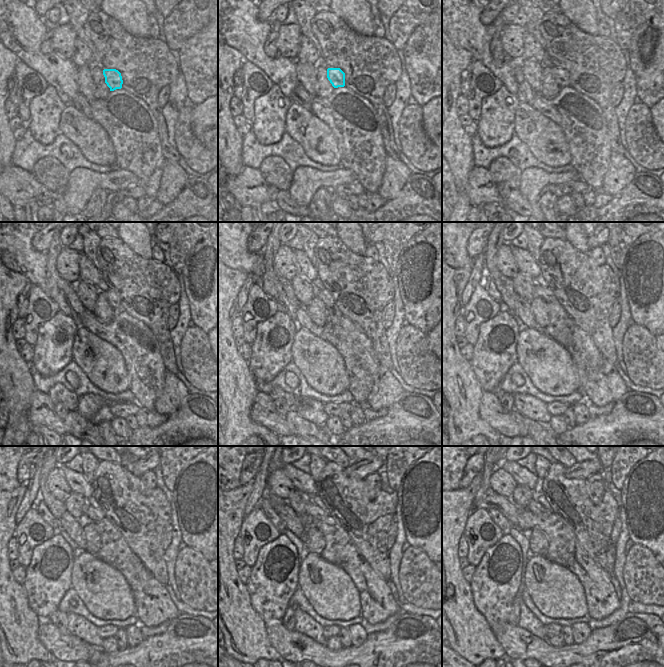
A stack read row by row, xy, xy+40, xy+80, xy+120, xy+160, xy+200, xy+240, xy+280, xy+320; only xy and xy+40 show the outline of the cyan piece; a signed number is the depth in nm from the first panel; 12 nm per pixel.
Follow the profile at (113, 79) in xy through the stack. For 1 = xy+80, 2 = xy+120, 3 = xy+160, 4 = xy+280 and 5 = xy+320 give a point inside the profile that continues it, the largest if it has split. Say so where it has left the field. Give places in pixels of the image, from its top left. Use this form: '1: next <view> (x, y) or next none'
1: next xy+80 (561, 76)
2: next xy+120 (112, 299)
3: next xy+160 (323, 294)
4: next xy+280 (312, 509)
5: next xy+320 (533, 506)

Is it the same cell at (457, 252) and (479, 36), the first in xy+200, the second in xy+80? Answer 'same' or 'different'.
same

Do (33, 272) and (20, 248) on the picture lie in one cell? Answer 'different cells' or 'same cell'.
same cell

